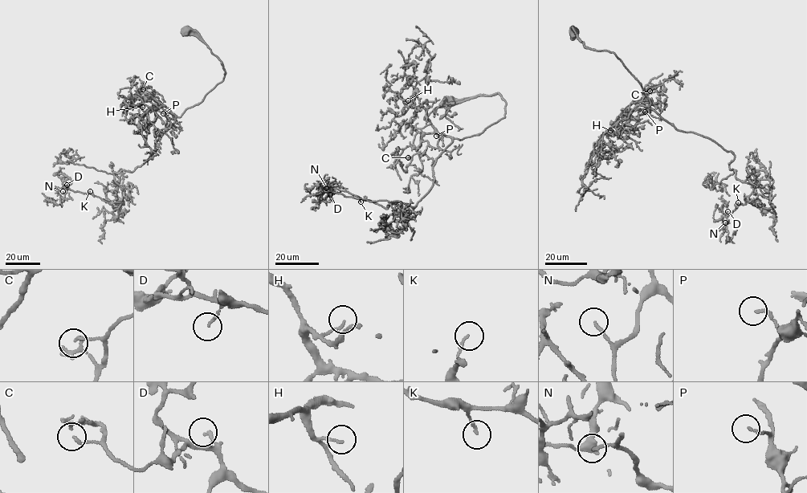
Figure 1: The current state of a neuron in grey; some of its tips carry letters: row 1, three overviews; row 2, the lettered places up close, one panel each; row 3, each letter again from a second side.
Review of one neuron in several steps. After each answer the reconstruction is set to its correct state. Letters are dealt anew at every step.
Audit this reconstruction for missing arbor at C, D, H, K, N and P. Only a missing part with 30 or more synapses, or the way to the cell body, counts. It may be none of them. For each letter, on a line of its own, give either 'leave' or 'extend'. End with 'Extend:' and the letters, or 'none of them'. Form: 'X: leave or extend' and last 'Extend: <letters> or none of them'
C: leave
D: leave
H: leave
K: leave
N: leave
P: leave
Extend: none of them

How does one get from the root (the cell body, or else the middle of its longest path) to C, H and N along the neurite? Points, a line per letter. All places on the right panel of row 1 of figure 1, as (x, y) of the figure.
C: (572, 33), (576, 30), (586, 46), (613, 52), (619, 59), (650, 103), (649, 107), (636, 104), (650, 91)
H: (572, 33), (576, 30), (586, 46), (613, 52), (650, 100), (649, 107), (635, 106), (610, 130)
N: (572, 33), (586, 46), (613, 52), (650, 108), (677, 129), (731, 151), (729, 168), (753, 190), (725, 222)

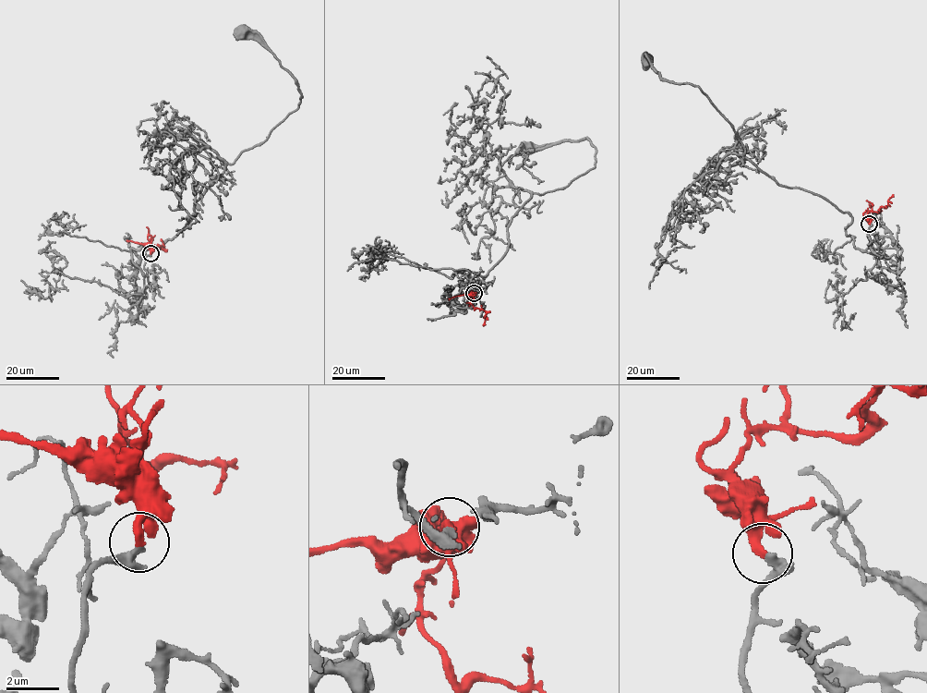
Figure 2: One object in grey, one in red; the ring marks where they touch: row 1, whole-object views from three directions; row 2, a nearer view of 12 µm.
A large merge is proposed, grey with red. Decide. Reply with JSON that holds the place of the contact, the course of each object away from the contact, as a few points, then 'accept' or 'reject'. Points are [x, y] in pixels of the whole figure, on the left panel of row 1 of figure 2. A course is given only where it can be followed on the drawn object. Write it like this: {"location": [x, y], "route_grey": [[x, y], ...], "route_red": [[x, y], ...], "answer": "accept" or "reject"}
{"location": [150, 253], "route_grey": [[150, 253], [148, 277], [131, 249], [174, 237], [228, 164], [298, 107], [295, 79], [251, 31], [240, 31]], "route_red": [[150, 253], [150, 240], [150, 245], [160, 245], [162, 249], [161, 239]], "answer": "accept"}

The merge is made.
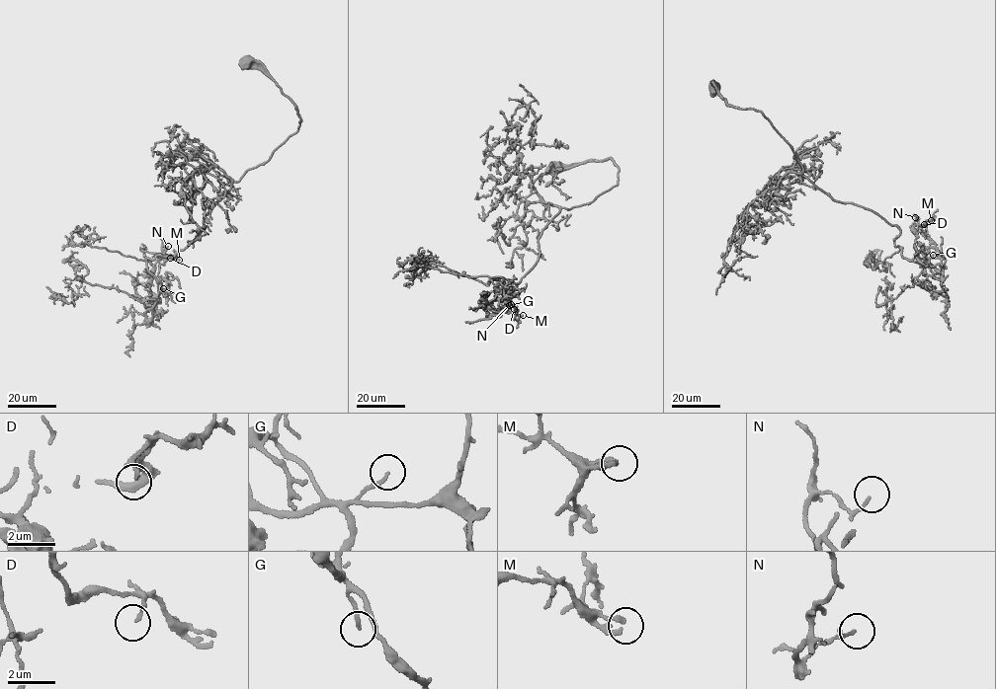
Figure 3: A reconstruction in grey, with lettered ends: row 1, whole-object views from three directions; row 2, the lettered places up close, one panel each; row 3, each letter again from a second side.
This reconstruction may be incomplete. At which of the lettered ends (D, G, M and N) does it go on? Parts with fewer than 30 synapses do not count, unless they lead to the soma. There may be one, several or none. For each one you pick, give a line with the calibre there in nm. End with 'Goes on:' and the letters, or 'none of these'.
G: calibre 130 nm
Goes on: G

